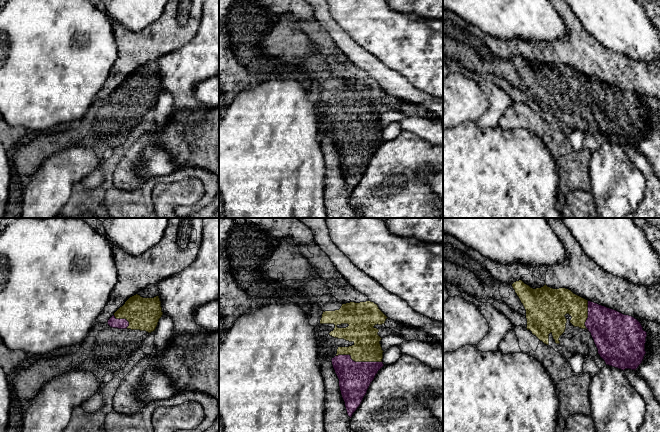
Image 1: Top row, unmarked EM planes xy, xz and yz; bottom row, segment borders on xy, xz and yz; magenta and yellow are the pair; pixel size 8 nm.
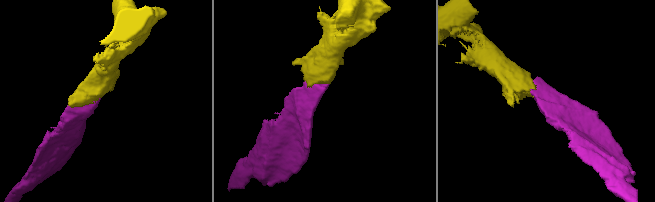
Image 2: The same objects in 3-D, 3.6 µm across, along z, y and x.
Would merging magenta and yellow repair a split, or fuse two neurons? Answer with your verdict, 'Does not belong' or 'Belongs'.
Belongs

